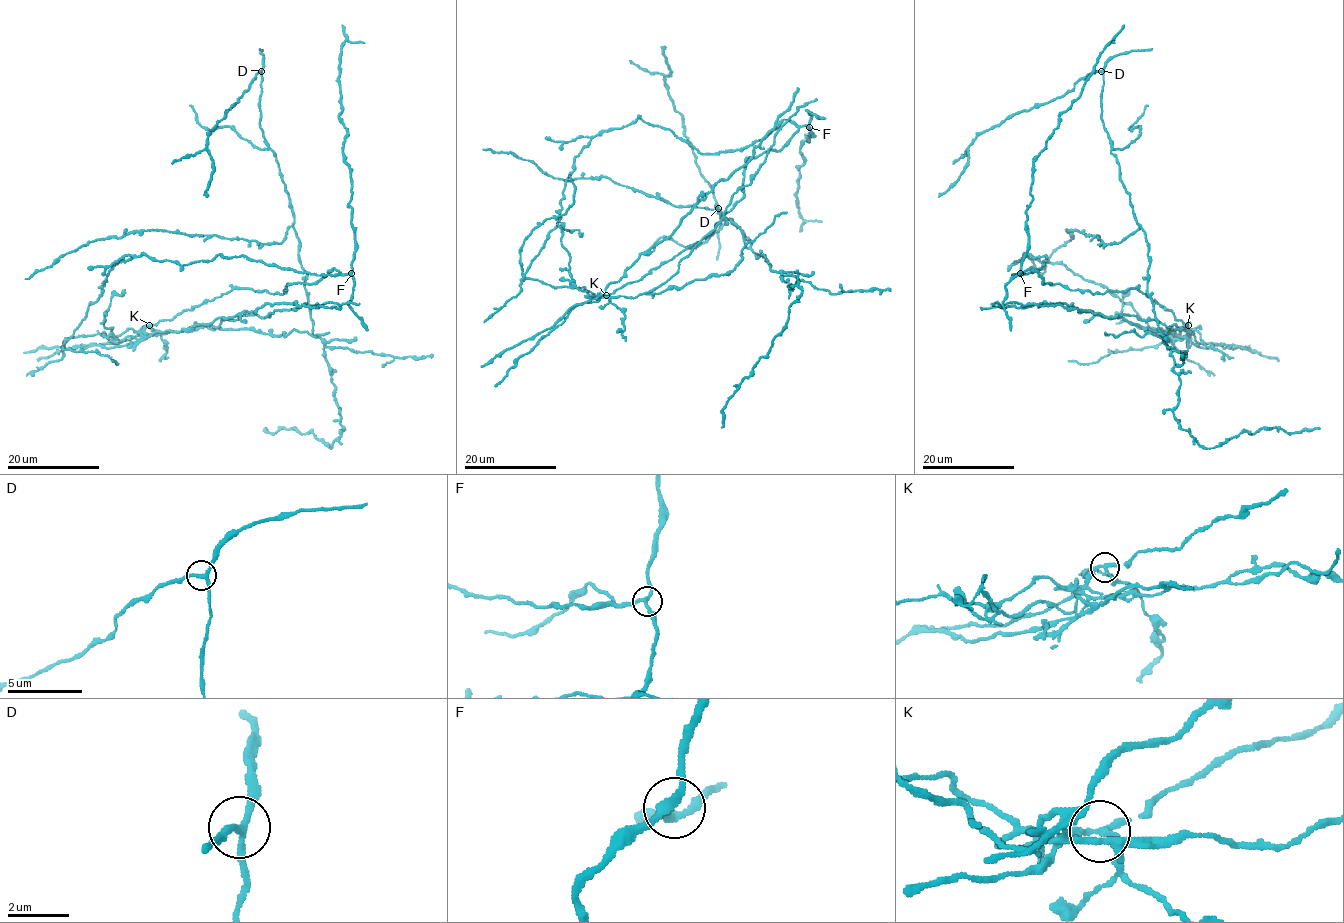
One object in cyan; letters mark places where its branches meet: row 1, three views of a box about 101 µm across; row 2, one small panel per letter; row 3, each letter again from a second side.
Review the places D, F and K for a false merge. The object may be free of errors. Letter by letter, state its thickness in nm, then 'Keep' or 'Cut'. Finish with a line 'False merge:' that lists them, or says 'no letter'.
D: Thickness 190 nm. Keep
F: Thickness 200 nm. Keep
K: Thickness 190 nm. Cut
False merge: K

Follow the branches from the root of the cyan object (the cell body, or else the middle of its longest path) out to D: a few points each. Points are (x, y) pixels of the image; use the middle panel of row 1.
D: (581, 178), (609, 177), (675, 206), (715, 209), (738, 227), (747, 247), (751, 242), (718, 208)

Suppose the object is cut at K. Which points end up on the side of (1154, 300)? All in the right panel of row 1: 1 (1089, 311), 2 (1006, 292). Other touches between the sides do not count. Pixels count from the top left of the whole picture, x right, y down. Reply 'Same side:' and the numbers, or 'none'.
Same side: 2

